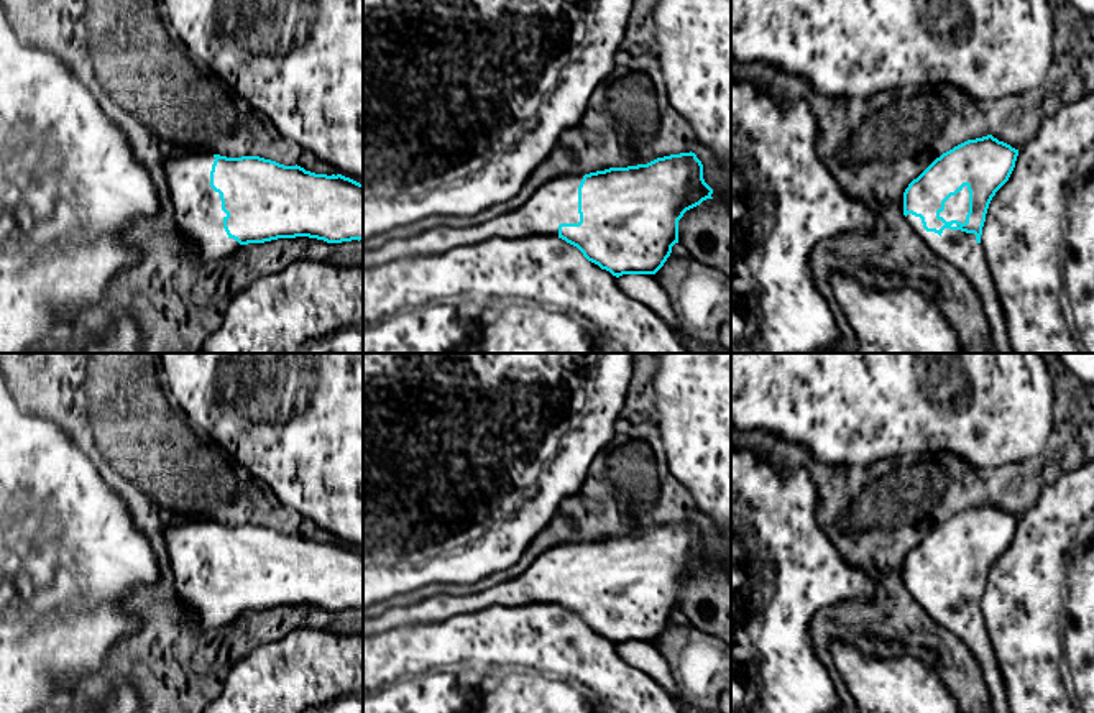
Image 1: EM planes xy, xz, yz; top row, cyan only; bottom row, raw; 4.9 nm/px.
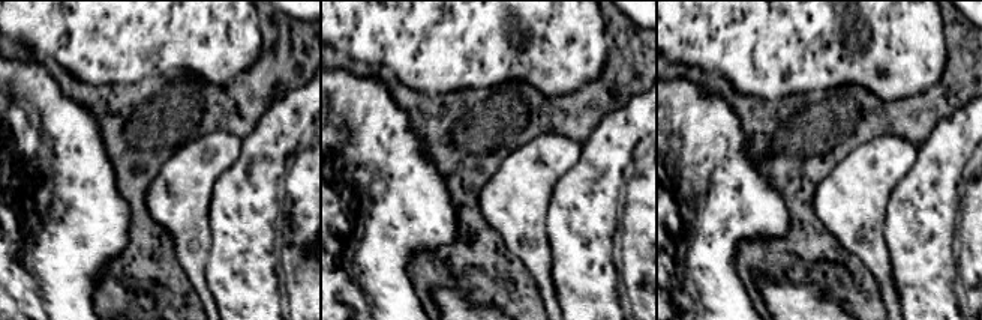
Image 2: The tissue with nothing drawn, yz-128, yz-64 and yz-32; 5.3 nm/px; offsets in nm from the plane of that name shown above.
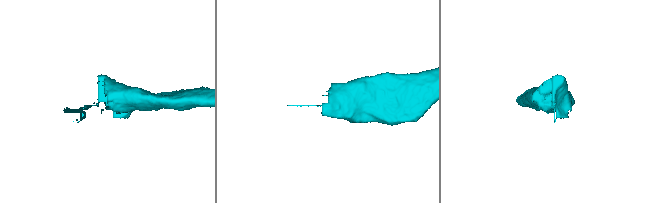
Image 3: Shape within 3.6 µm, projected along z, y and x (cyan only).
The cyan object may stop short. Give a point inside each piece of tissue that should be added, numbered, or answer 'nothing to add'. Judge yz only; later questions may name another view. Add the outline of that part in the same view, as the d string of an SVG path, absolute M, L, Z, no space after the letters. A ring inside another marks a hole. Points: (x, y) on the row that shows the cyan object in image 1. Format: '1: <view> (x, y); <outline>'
1: yz (956, 207); M964 186L956 196L951 196L945 202L945 210L940 212L940 217L943 217L946 222L958 220L964 223L968 212L969 212L969 191L968 186Z

